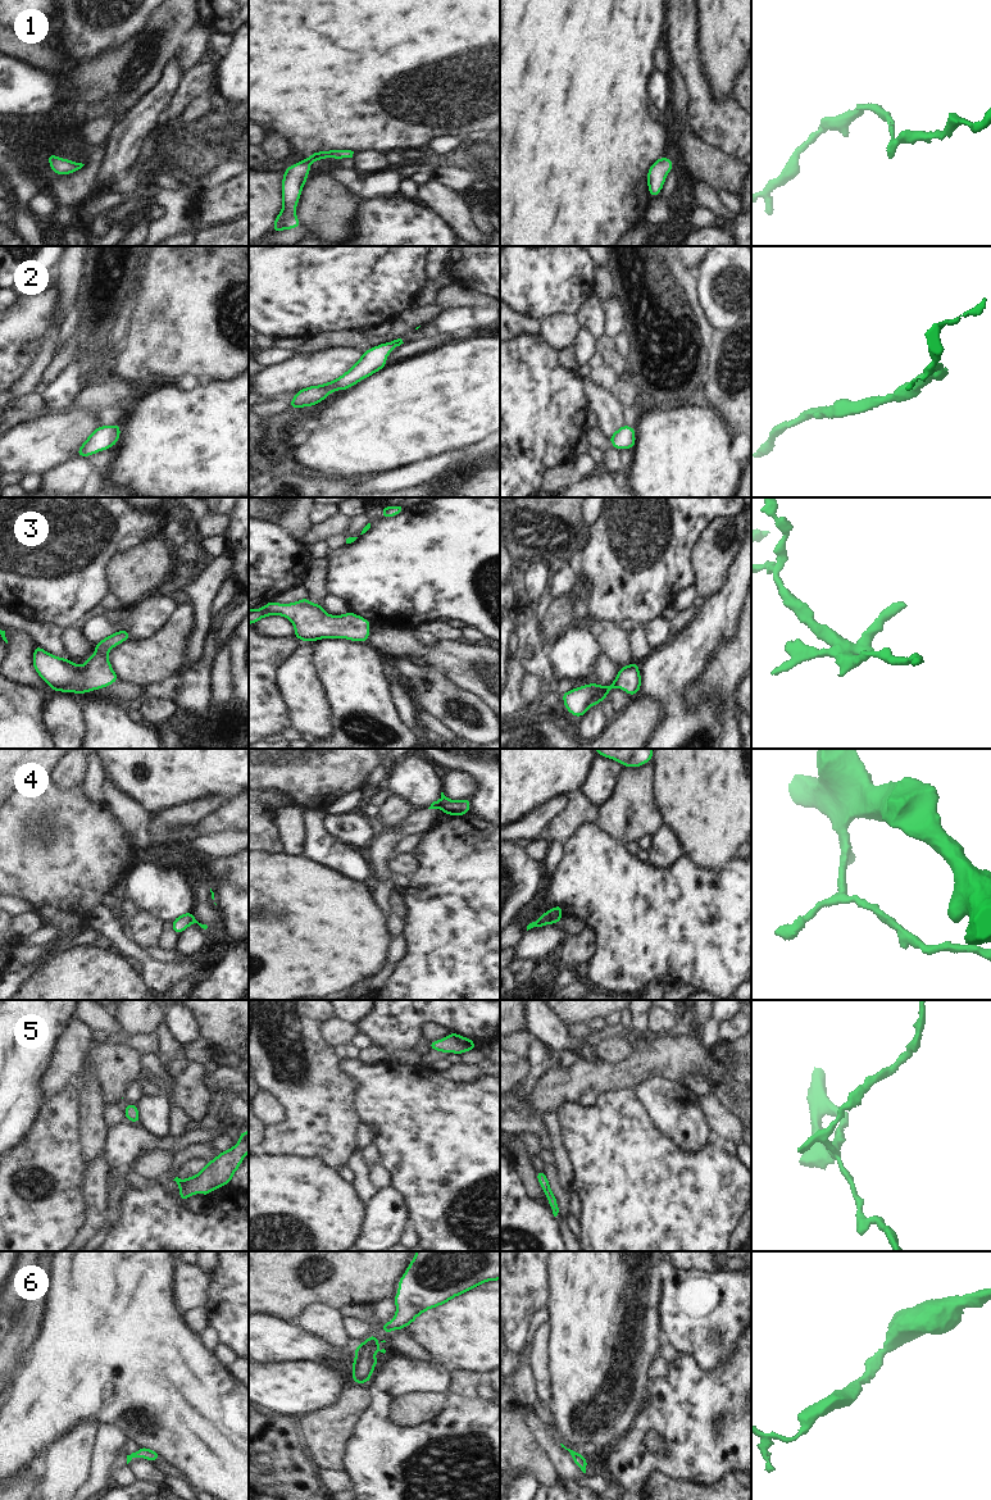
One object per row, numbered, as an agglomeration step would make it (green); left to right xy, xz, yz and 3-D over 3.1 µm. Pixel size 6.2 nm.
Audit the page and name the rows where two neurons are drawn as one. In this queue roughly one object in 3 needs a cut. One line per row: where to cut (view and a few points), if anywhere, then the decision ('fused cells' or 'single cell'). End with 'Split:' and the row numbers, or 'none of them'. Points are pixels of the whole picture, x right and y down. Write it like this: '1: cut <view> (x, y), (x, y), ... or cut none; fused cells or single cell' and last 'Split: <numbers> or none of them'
1: cut none; single cell
2: cut none; single cell
3: cut none; single cell
4: cut yz (545, 912), (560, 917); fused cells
5: cut none; single cell
6: cut none; single cell
Split: 4

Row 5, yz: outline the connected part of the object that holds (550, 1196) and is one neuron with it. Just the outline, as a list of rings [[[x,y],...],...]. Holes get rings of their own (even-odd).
[[[537,1171],[536,1177],[537,1177],[538,1183],[542,1187],[542,1191],[546,1195],[546,1199],[550,1204],[550,1208],[553,1210],[554,1217],[556,1217],[558,1213],[559,1213],[558,1200],[556,1200],[555,1195],[553,1194],[553,1191],[550,1188],[550,1182],[549,1182],[545,1172],[544,1171]]]

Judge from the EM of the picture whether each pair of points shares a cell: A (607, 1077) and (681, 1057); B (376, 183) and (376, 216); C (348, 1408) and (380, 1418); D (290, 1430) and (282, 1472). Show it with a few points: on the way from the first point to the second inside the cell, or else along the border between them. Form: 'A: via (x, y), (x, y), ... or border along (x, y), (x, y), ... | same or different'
A: via (624, 1074), (649, 1059), (663, 1057) | same
B: border along (396, 192), (389, 196), (359, 199) | different
C: border along (368, 1383), (373, 1405), (351, 1439) | different
D: via (282, 1440), (282, 1462) | same

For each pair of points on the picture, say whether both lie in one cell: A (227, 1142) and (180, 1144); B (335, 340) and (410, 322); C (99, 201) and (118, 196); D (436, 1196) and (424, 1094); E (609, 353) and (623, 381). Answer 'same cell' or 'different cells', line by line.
A: different cells
B: same cell
C: same cell
D: same cell
E: same cell

